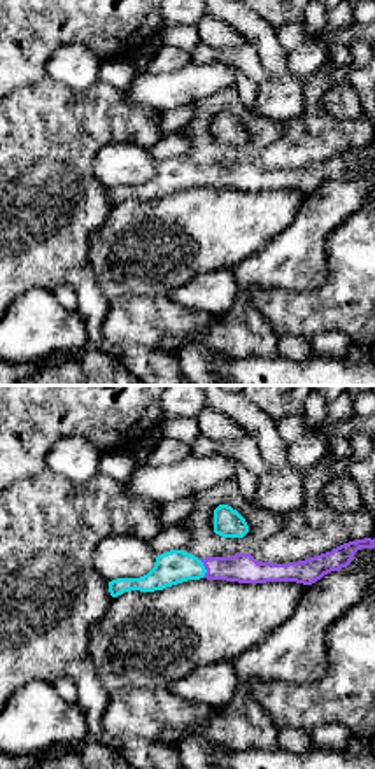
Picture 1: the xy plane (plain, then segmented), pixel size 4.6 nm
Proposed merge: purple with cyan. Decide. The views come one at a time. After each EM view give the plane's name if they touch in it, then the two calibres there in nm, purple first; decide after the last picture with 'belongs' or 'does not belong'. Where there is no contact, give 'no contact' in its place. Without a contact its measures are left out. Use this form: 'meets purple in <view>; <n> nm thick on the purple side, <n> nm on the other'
meets purple in xy; 140 nm thick on the purple side, 160 nm on the other

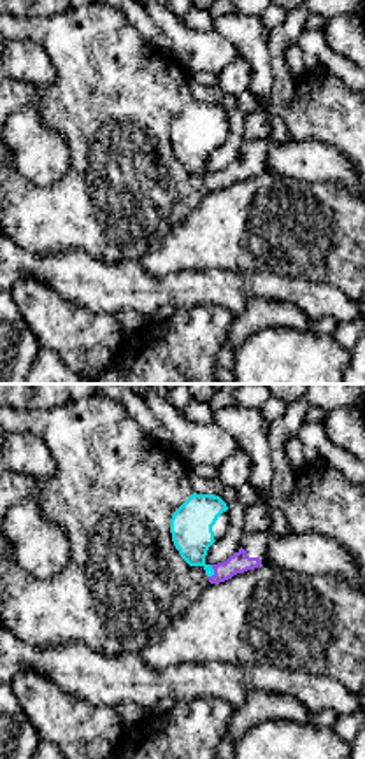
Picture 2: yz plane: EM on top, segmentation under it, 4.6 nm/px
meets purple in yz; 90 nm thick on the purple side, 190 nm on the other

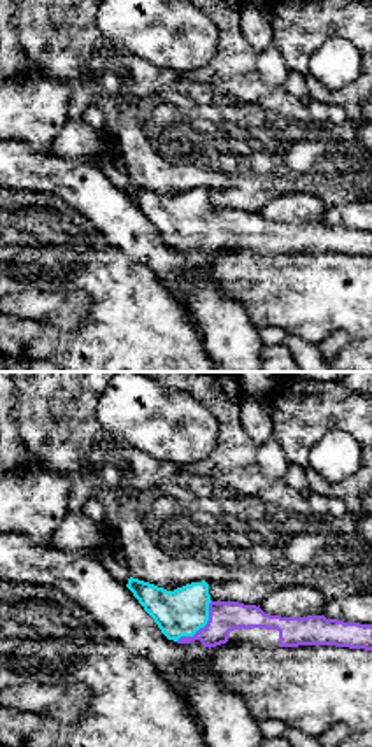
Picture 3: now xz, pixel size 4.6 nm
meets purple in xz; 140 nm thick on the purple side, 220 nm on the other

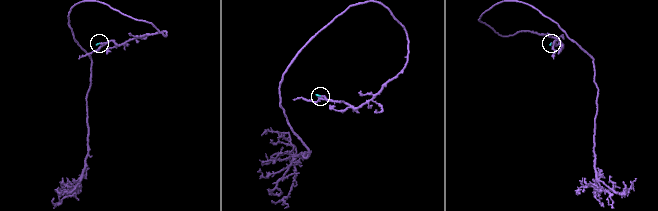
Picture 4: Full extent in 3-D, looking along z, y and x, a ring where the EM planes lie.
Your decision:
belongs

